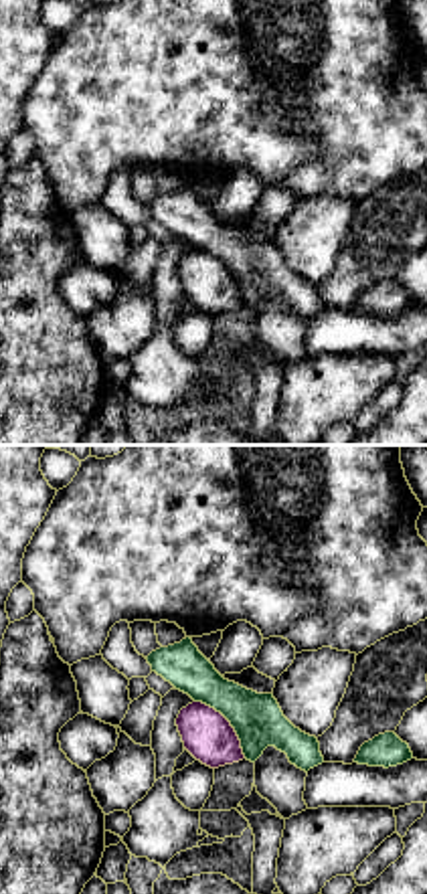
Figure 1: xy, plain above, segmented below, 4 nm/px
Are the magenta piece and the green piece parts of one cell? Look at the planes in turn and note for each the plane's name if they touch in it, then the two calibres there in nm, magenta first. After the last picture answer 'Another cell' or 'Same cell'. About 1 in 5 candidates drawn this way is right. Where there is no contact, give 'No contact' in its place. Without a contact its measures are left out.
Touches magenta in xy. Thickness 200 nm (magenta) against 200 nm

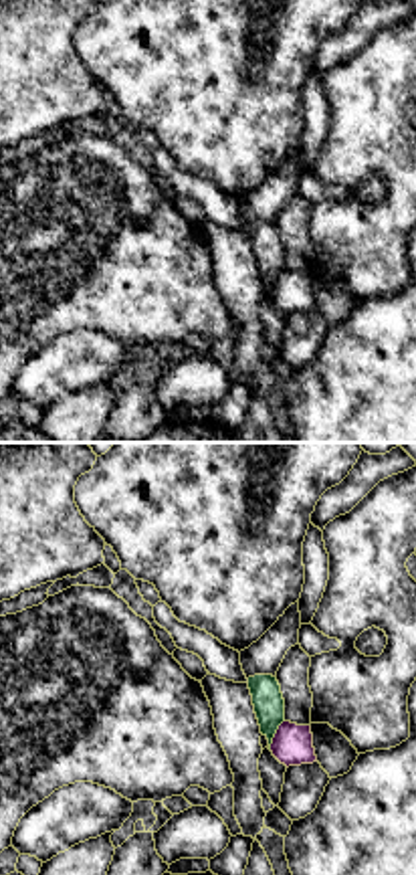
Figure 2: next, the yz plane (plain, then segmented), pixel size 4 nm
Touches magenta in yz. Thickness 160 nm (magenta) against 130 nm

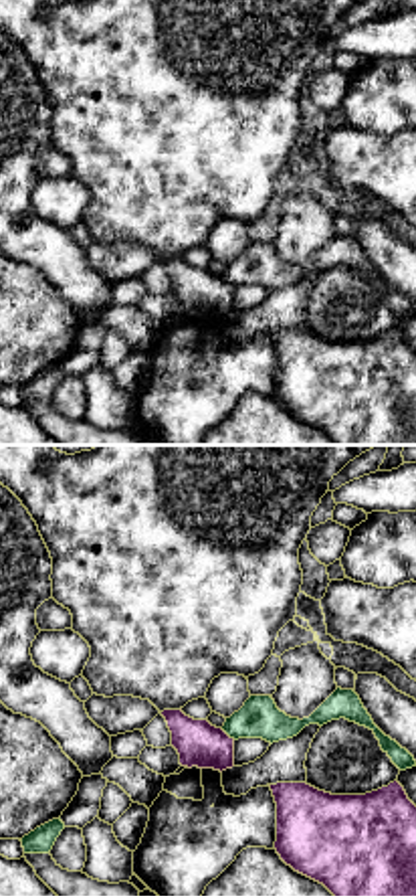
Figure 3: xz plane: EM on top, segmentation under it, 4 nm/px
Touches magenta in xz. Thickness 180 nm (magenta) against 160 nm

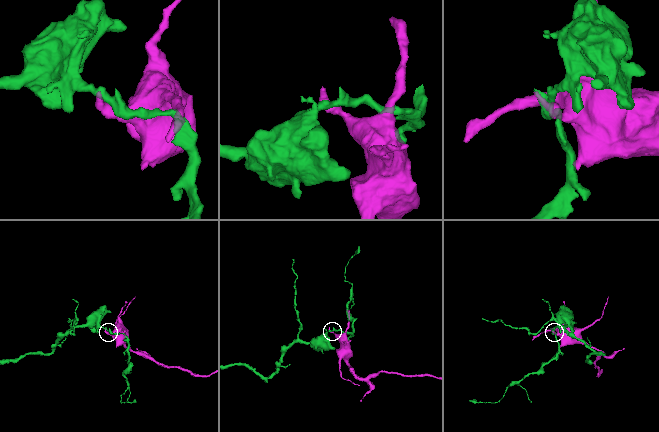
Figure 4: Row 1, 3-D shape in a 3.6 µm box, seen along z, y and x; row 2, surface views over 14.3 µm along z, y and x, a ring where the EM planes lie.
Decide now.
Another cell

